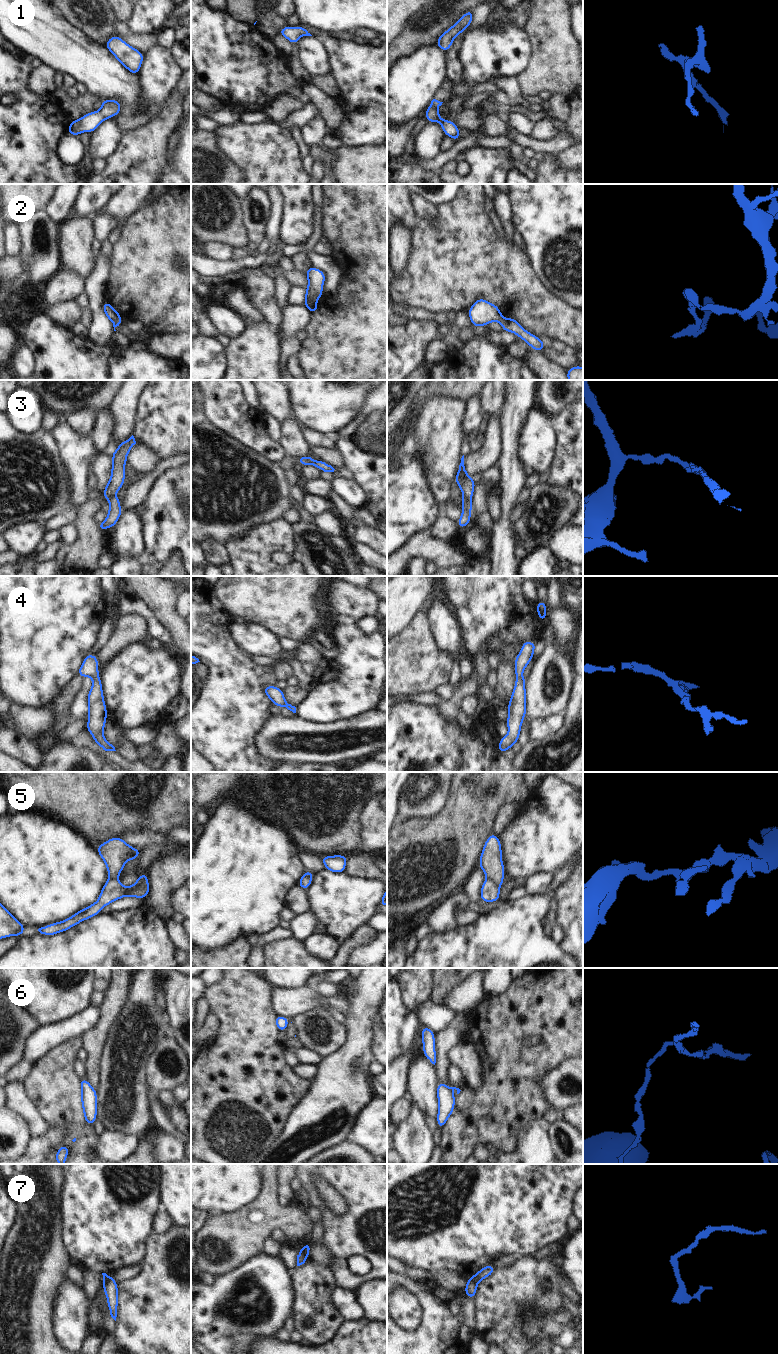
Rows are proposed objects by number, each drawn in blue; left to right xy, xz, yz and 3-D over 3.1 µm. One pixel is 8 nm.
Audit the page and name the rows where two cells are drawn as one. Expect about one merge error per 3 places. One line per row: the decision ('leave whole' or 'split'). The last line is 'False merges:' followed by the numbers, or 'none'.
1: leave whole
2: leave whole
3: split
4: leave whole
5: split
6: split
7: split
False merges: 3, 5, 6, 7

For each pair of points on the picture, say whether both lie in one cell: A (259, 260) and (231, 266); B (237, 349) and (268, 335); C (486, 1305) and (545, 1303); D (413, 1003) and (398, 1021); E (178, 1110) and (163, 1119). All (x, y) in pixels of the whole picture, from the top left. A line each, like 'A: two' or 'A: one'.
A: one
B: one
C: one
D: two
E: two

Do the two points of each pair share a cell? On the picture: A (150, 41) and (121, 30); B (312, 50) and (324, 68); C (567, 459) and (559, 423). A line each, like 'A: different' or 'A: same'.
A: same
B: same
C: same

